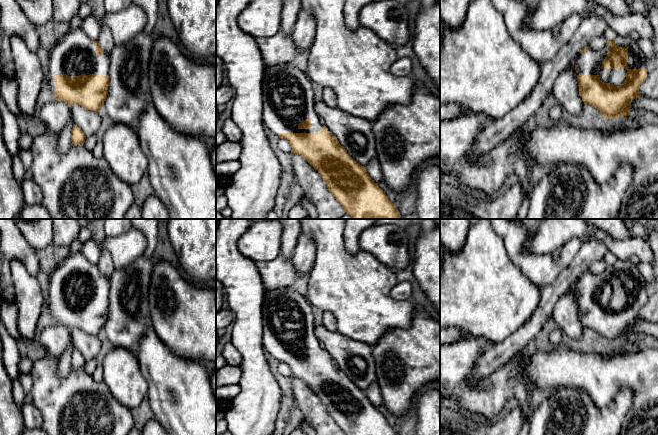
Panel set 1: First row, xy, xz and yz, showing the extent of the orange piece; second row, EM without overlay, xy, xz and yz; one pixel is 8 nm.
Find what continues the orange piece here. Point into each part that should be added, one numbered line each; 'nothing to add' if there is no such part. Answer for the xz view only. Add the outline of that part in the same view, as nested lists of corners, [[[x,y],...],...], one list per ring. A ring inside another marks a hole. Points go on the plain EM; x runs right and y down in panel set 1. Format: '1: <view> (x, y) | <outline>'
1: xz (288, 322) | [[[280,287],[265,290],[262,304],[262,342],[265,351],[275,359],[280,357],[318,357],[323,353],[320,341],[316,338],[314,327],[317,312],[311,306],[306,296],[296,292],[293,287]],[[311,343],[310,353],[300,353],[299,347]]]

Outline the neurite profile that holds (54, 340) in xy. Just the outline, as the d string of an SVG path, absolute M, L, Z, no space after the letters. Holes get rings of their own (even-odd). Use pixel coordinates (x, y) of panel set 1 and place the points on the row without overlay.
M59 324L49 326L40 332L38 343L45 355L59 359L72 343L71 330Z

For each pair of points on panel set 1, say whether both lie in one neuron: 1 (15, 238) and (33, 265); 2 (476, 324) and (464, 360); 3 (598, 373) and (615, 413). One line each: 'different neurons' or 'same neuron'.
1: same neuron
2: different neurons
3: different neurons

